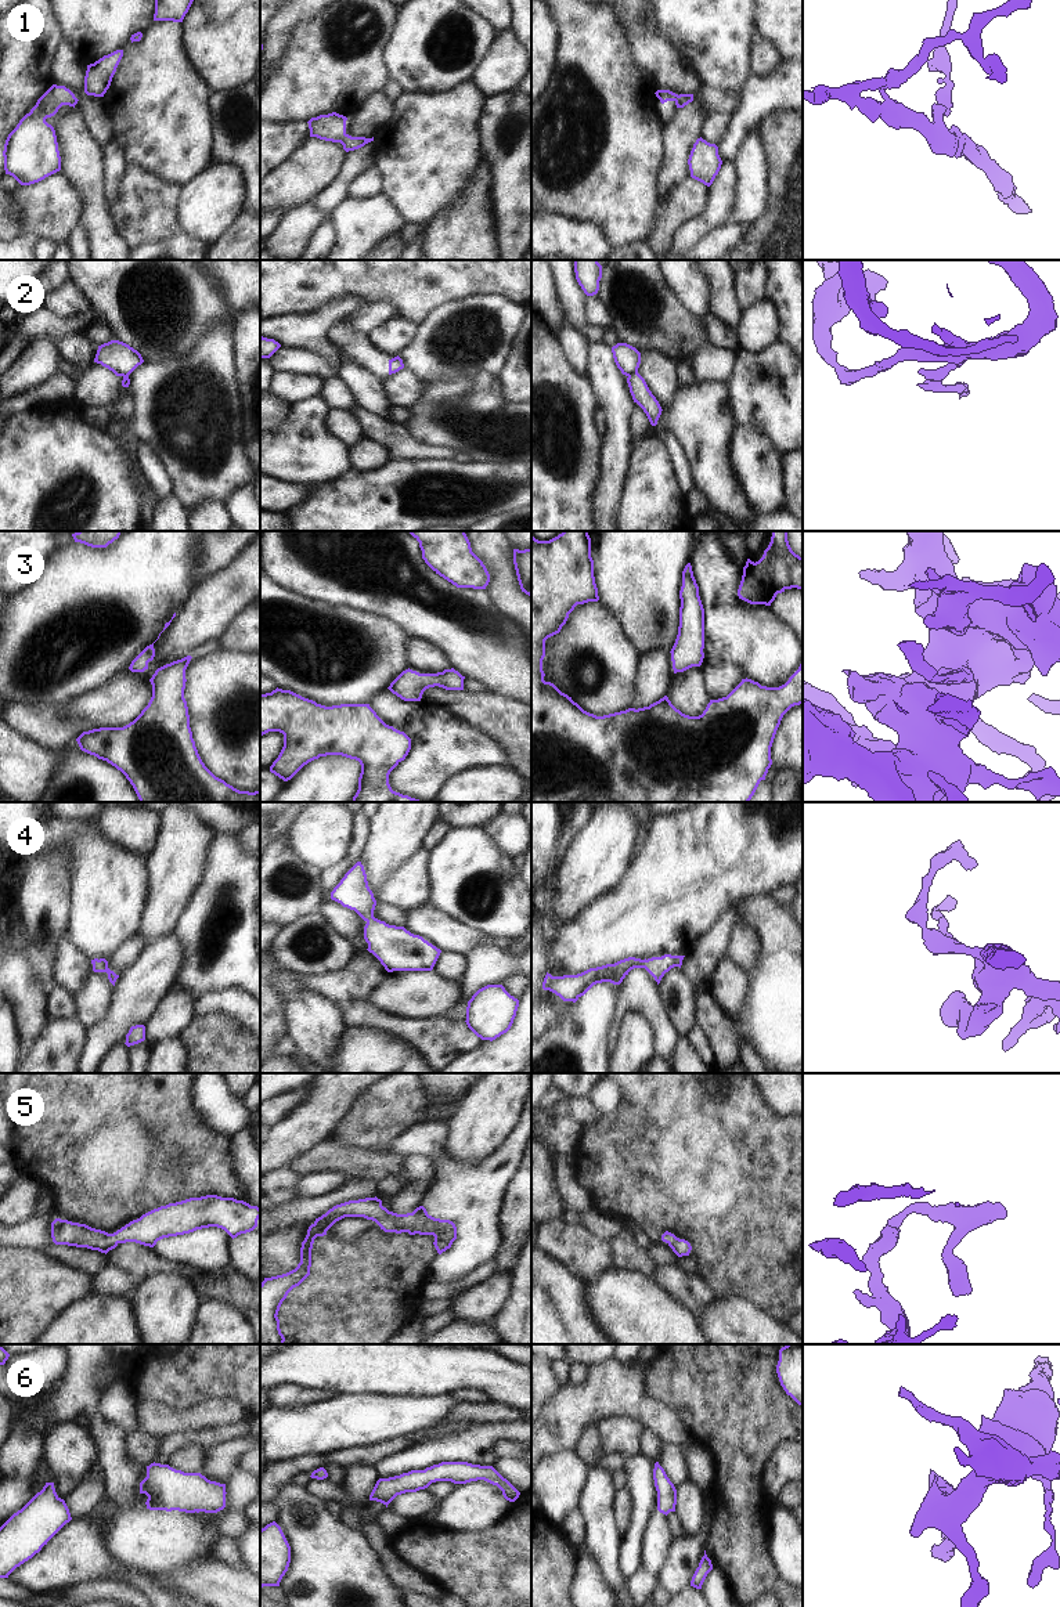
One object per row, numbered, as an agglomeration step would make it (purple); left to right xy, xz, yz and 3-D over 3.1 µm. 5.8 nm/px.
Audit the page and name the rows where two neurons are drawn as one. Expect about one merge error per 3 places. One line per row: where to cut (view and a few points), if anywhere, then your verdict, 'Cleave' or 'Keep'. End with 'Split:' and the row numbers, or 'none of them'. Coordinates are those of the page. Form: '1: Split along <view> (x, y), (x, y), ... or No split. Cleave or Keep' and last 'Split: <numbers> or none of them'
1: No split. Keep
2: Split along yz (637, 371), (628, 376). Cleave
3: No split. Keep
4: No split. Keep
5: No split. Keep
6: No split. Keep
Split: 2

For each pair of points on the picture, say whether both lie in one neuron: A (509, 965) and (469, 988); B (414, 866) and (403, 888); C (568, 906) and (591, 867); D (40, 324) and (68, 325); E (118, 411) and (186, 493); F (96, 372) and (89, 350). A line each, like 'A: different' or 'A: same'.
A: same
B: same
C: same
D: same
E: different
F: different

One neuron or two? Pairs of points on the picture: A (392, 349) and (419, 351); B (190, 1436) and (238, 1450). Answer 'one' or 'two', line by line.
A: two
B: two

